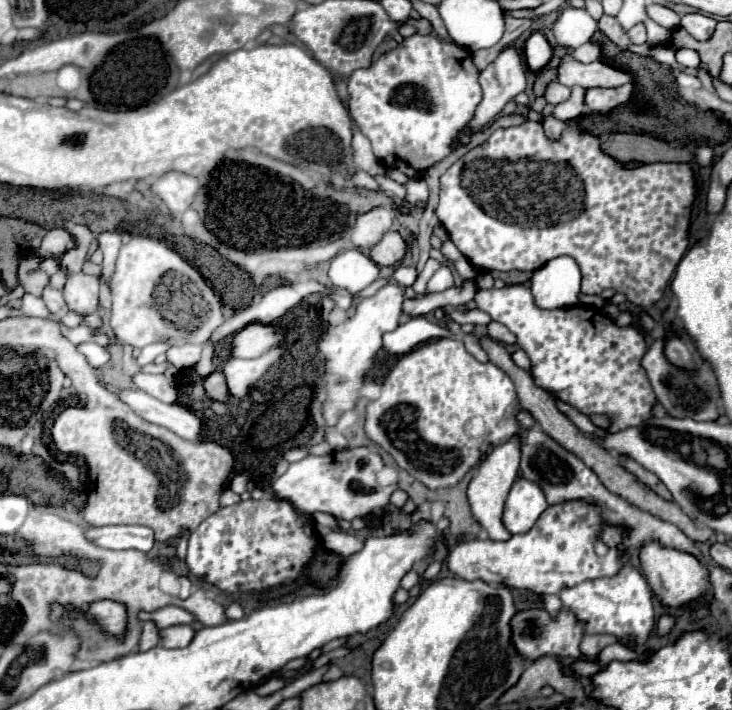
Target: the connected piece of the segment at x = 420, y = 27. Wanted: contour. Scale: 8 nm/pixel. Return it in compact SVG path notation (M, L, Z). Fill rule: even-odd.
M408 18L406 24L412 24L416 28L416 32L420 32L420 34L432 34L434 32L432 24L426 18Z

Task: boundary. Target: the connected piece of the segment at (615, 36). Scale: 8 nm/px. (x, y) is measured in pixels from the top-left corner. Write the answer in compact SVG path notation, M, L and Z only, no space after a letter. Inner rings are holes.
M602 16L602 20L598 22L598 26L600 26L600 30L602 30L614 44L618 44L620 48L628 48L628 46L630 46L630 36L628 36L628 32L618 24L616 18L612 18L612 16Z

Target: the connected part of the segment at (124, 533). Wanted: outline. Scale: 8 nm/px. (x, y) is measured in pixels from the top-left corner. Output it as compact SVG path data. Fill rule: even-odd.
M104 526L90 528L86 536L104 548L112 550L140 550L150 552L154 546L154 532L146 526Z

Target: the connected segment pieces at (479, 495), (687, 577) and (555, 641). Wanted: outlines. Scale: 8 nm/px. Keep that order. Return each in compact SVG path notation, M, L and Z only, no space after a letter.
M512 438L510 442L494 448L480 464L478 474L472 478L468 486L468 500L472 506L472 516L486 528L490 540L508 540L510 532L502 524L502 508L506 502L506 496L518 478L518 462L520 462L520 448L518 440Z
M652 542L648 546L642 546L640 564L642 564L642 570L646 572L646 580L652 588L652 592L660 598L660 602L664 606L678 608L678 606L686 604L688 600L702 596L710 588L708 570L702 566L702 562L698 562L694 556L690 556L686 552L670 550L670 548L664 548L664 546Z
M544 608L518 610L510 620L510 630L510 642L514 644L514 648L518 648L518 654L524 660L534 662L542 656L556 656L564 660L580 656L580 642L584 638L582 624L578 624L578 620L574 620L574 612L566 612L566 608L560 608L556 616L550 616Z

